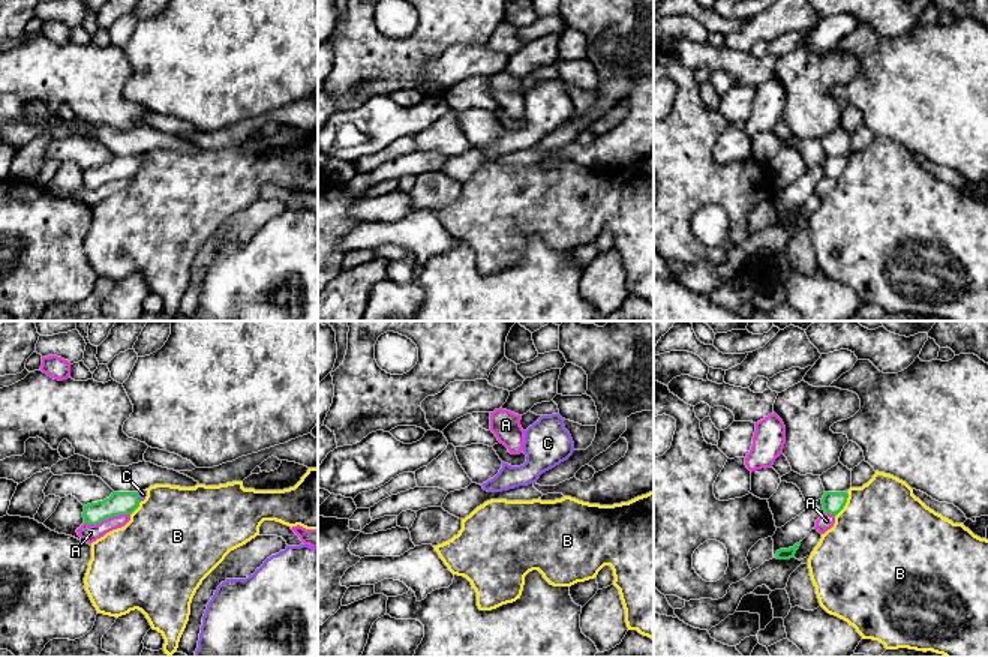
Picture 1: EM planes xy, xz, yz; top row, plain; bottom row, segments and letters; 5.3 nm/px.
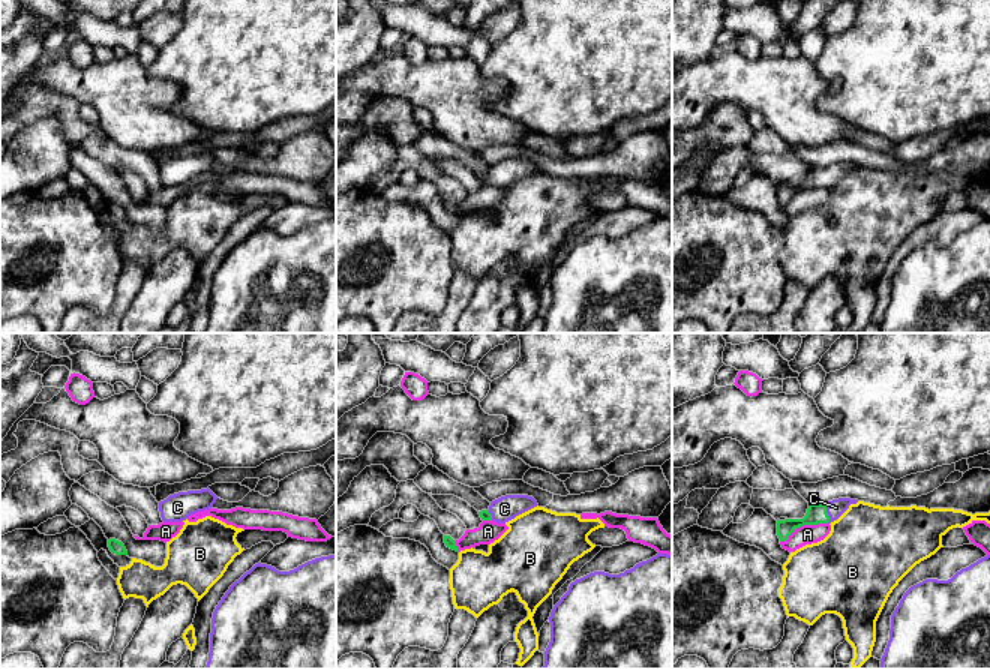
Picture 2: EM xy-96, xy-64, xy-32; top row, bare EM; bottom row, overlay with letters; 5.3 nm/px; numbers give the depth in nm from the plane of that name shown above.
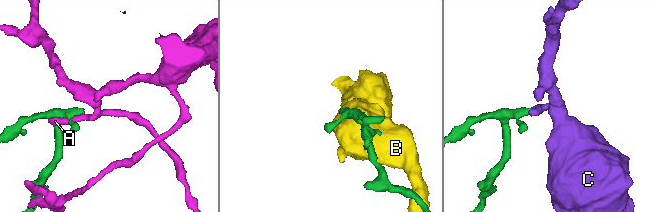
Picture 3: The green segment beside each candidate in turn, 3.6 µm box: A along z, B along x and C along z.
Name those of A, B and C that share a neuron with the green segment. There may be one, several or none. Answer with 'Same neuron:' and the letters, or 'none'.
Same neuron: C

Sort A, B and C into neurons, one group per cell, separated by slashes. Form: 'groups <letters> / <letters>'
groups A / B / C

